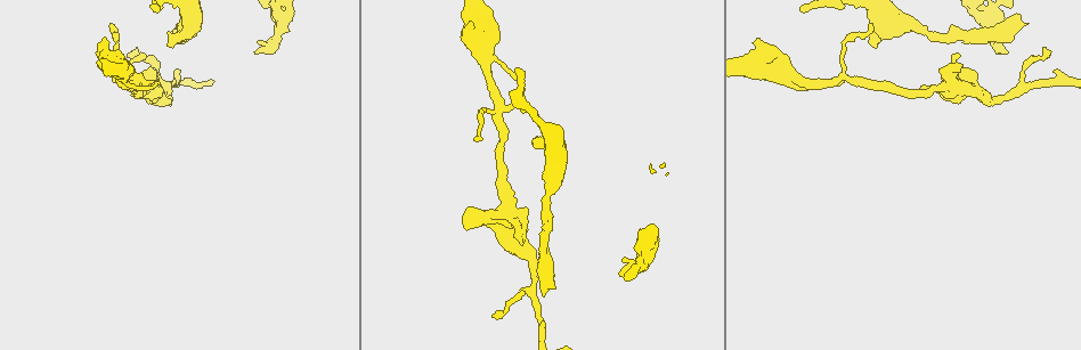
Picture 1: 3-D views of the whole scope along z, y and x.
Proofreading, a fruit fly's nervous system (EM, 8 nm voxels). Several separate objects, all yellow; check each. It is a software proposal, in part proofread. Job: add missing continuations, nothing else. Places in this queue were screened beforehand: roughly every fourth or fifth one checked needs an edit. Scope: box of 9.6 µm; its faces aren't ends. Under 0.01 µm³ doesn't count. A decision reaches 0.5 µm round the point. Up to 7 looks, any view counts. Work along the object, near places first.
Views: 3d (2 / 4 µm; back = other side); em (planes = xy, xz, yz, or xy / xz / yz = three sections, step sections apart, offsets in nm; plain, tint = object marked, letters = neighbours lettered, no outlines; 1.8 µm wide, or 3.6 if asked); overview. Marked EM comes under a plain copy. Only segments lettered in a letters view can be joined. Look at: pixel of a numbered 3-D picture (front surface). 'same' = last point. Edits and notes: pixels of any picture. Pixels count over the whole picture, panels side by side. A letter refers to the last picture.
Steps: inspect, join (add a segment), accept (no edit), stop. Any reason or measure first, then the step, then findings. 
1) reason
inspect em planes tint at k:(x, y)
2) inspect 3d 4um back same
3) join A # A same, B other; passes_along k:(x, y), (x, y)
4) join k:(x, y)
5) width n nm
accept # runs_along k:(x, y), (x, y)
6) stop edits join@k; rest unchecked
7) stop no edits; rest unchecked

free end
inspect 3d 4um at 1:(536, 136)

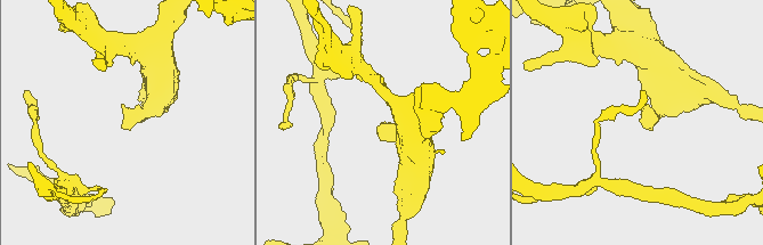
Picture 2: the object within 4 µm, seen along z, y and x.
inspect em planes letters at 2:(384, 122)

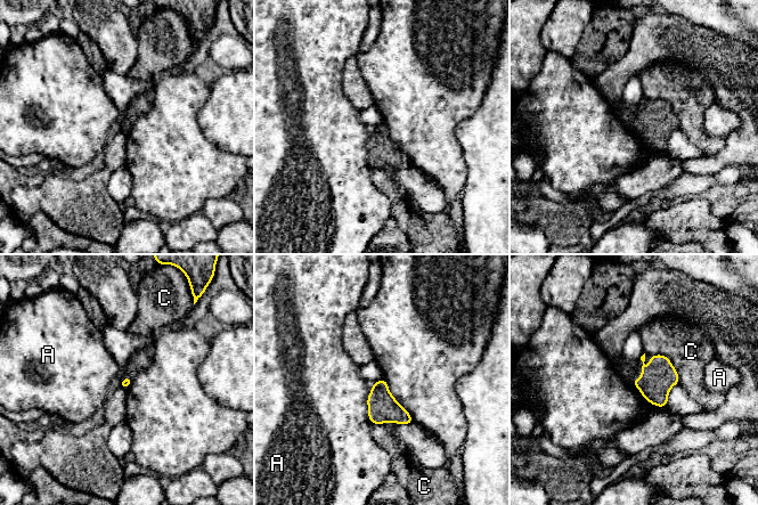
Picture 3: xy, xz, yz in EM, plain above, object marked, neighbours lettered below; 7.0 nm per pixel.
accept # A other, C other; none of them fits

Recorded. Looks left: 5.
stops while still wide
inspect em yz step 4 tint at 1:(471, 55)

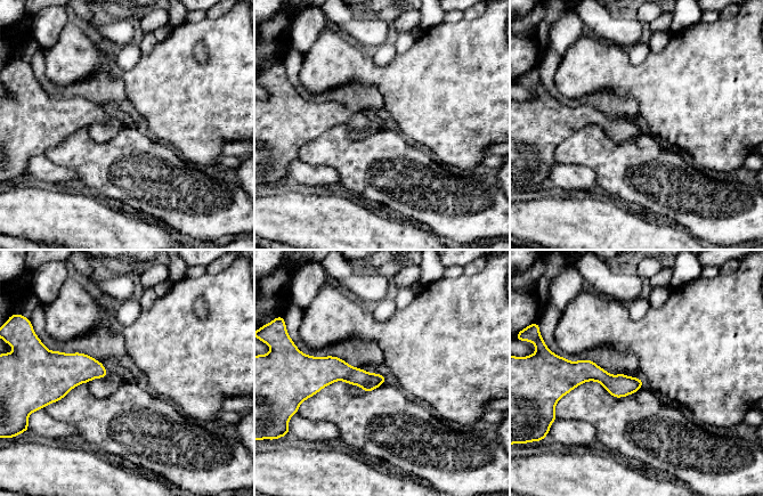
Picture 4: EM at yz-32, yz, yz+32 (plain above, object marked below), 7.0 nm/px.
inspect em planes tint same

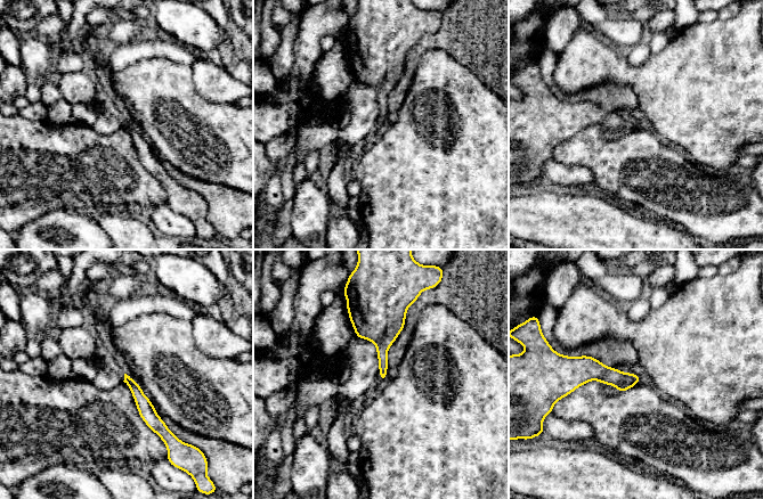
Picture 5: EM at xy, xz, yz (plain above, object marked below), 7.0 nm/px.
inspect em planes letters same

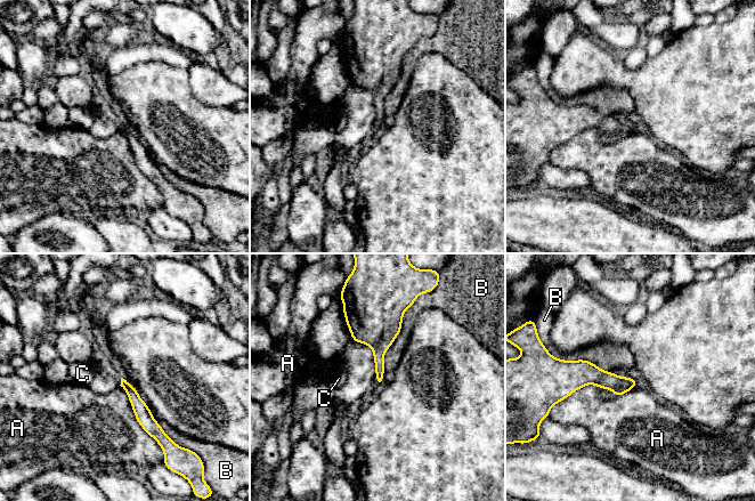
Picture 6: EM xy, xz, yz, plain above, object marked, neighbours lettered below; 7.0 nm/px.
longest_contact A 550 nm
accept # A other, B other, C other; runs_along 6:(123, 382), (161, 437); none of them fits

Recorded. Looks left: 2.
an open end
inspect 3d 2um at 1:(621, 276)

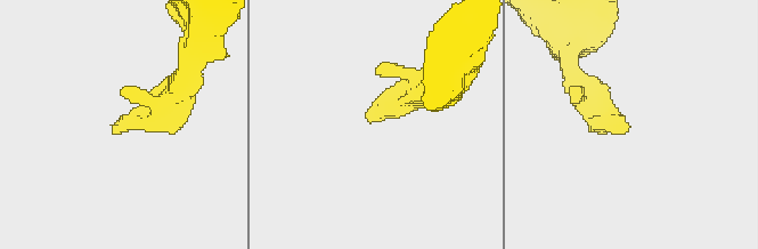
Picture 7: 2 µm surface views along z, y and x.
shape alone is not enough
inspect em planes letters at 7:(116, 133)

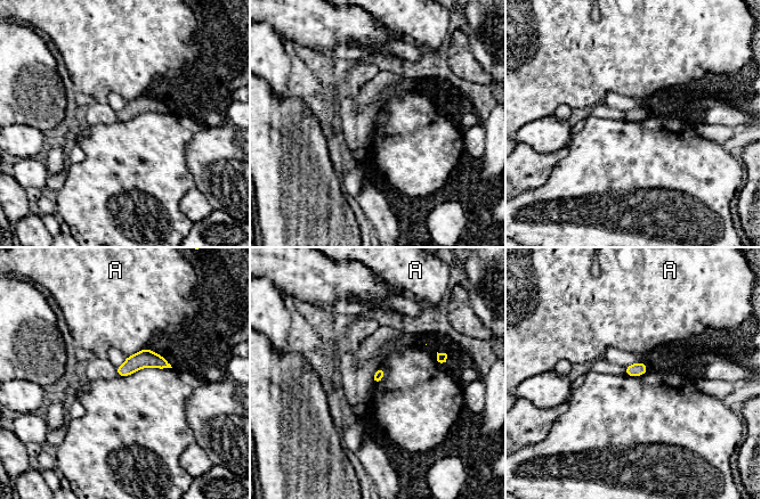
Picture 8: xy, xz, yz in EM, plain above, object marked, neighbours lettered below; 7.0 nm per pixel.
accept # A other; border 8:(146, 346), (127, 357); none of them fits

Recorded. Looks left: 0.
stop no edits; rest unchecked

